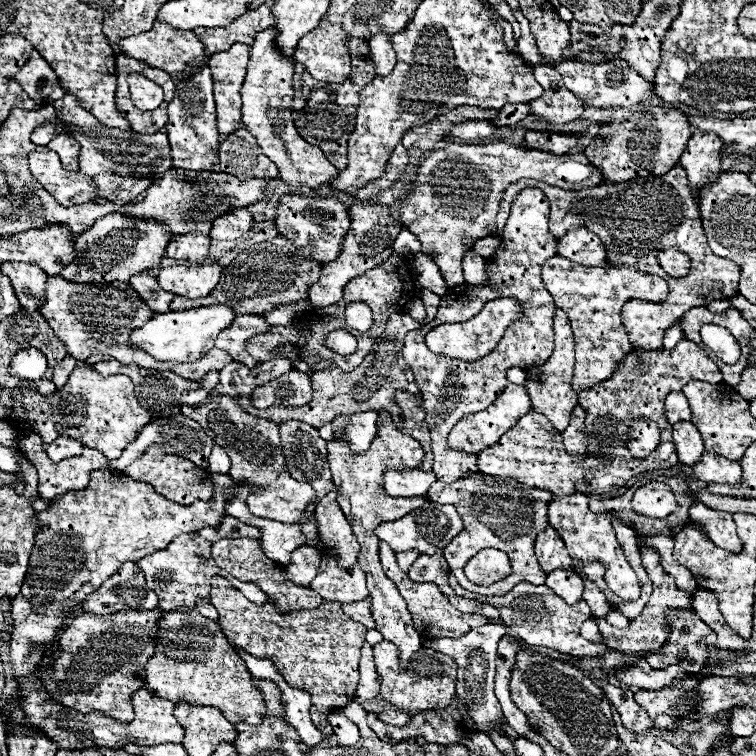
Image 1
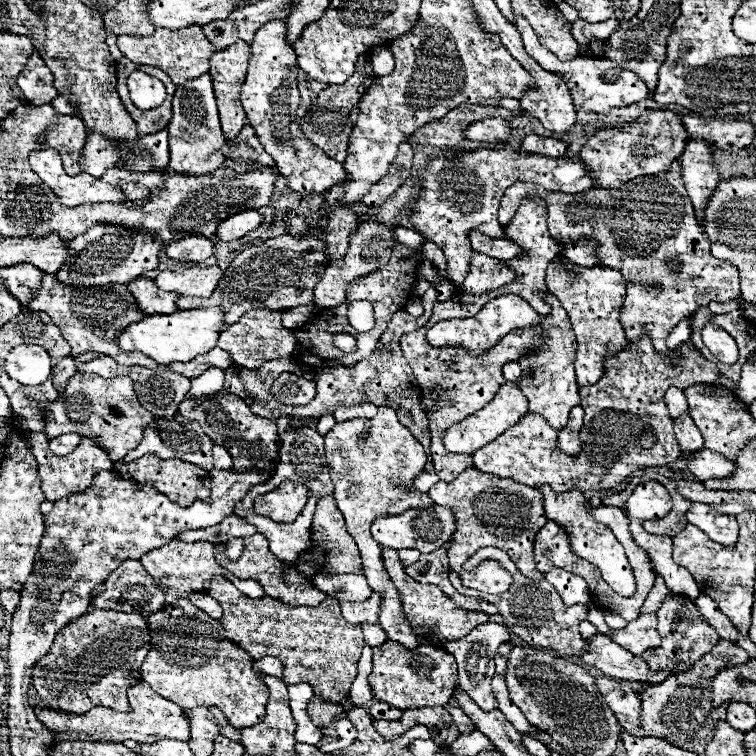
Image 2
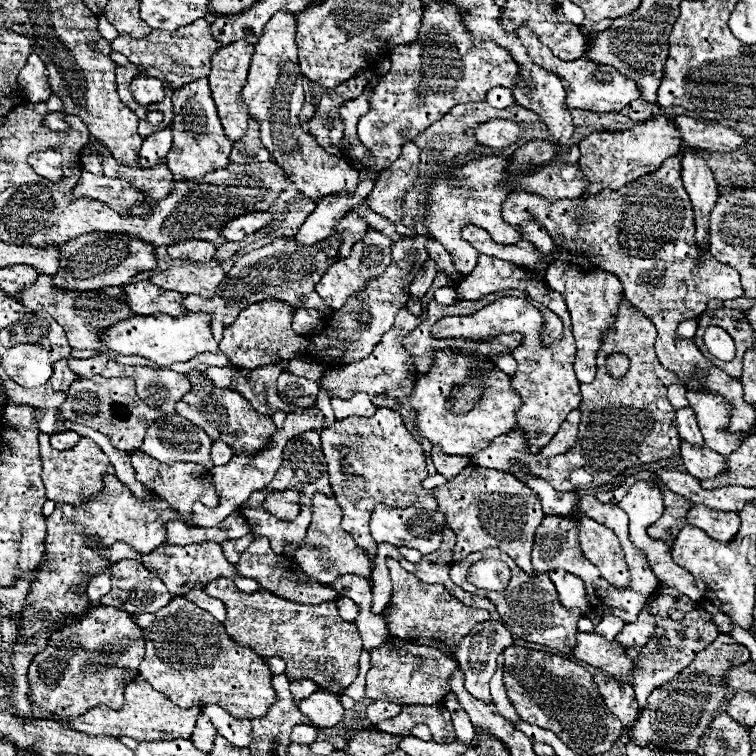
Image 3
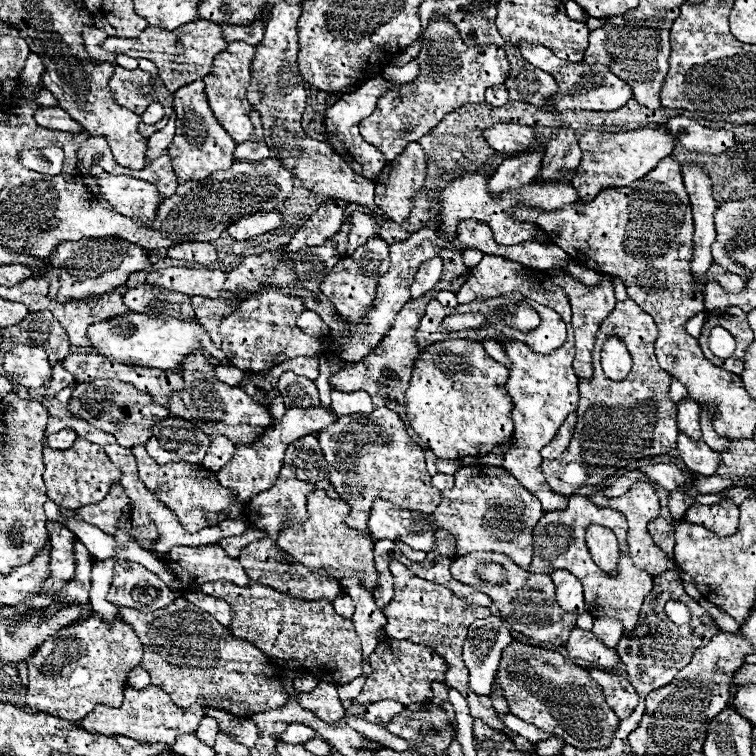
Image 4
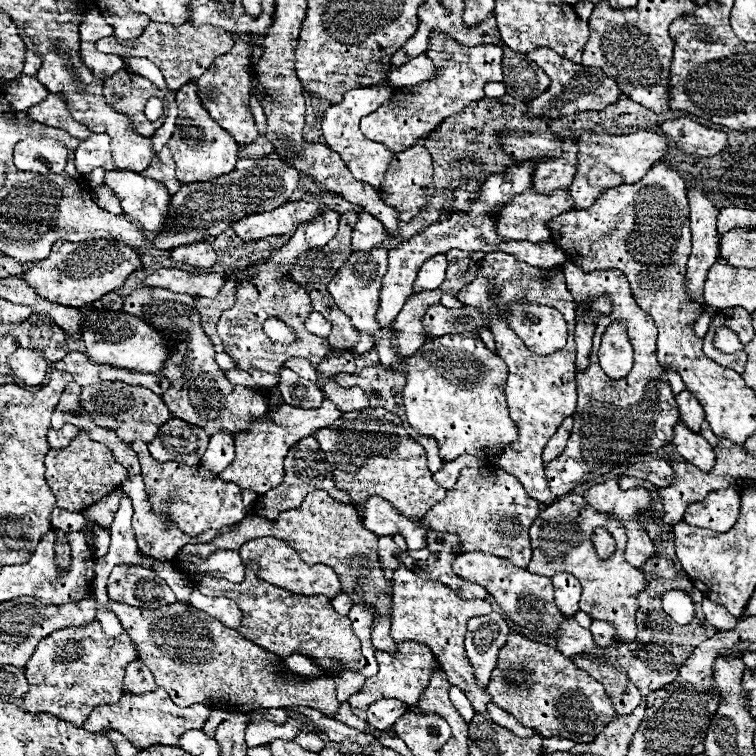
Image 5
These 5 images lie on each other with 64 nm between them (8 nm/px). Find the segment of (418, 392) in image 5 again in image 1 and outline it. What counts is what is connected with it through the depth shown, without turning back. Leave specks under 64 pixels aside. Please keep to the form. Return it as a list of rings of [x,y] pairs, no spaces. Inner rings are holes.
[[[508,384],[506,394],[502,394],[492,406],[488,406],[486,410],[474,412],[474,414],[466,414],[462,420],[458,420],[458,424],[448,434],[448,444],[456,450],[464,450],[464,452],[470,452],[470,454],[480,454],[490,444],[496,444],[500,440],[500,436],[506,432],[506,428],[512,428],[512,424],[518,422],[530,410],[532,410],[532,402],[530,402],[530,396],[528,396],[526,388],[516,386],[516,384]]]

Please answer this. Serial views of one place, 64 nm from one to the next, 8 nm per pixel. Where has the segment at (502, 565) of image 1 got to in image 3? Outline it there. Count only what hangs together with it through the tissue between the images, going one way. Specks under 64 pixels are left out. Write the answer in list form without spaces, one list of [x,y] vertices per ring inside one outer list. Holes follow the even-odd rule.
[[[486,548],[482,552],[474,552],[470,556],[466,556],[466,560],[462,560],[462,564],[454,564],[450,568],[450,578],[454,584],[458,584],[460,588],[464,588],[470,594],[478,594],[484,596],[488,600],[492,600],[496,604],[496,610],[502,614],[502,622],[510,628],[510,632],[514,632],[516,636],[520,636],[526,642],[536,642],[536,644],[544,644],[550,648],[556,648],[560,652],[572,652],[572,648],[576,646],[576,634],[578,634],[578,620],[584,616],[582,610],[578,608],[562,608],[562,604],[556,606],[556,588],[554,584],[550,584],[550,578],[546,574],[542,576],[526,576],[516,564],[514,560],[510,560],[510,556],[506,556],[506,552],[498,550],[498,548]],[[484,558],[496,558],[508,564],[512,578],[506,590],[502,592],[488,592],[488,590],[480,590],[476,586],[472,586],[466,580],[466,572],[470,570],[472,564],[476,564],[478,560]]]

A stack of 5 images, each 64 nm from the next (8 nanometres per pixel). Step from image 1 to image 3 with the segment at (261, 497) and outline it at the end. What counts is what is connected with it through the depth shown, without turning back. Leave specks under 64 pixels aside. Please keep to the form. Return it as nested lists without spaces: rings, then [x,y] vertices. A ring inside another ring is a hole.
[[[192,372],[188,380],[192,382],[192,390],[176,404],[178,416],[198,424],[212,440],[226,442],[234,454],[256,454],[270,444],[270,436],[276,430],[272,418],[254,412],[242,394],[228,388],[210,386],[210,382],[198,372]],[[288,488],[284,492],[274,492],[266,496],[264,500],[264,510],[274,514],[278,520],[294,520],[300,512],[300,492],[296,488]]]

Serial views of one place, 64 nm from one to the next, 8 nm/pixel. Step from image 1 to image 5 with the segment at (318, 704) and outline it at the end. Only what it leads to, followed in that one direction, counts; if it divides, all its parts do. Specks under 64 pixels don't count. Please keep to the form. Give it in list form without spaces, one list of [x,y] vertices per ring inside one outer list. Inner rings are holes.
[[[250,564],[242,584],[234,584],[228,580],[202,580],[196,588],[204,596],[226,596],[234,600],[242,612],[242,624],[236,630],[240,632],[240,636],[262,646],[264,650],[280,658],[286,658],[294,652],[310,656],[314,664],[322,668],[322,676],[330,678],[336,678],[346,670],[358,672],[360,640],[352,632],[350,618],[334,612],[330,598],[326,596],[298,596],[258,580],[258,576],[254,576],[256,568],[256,564]]]

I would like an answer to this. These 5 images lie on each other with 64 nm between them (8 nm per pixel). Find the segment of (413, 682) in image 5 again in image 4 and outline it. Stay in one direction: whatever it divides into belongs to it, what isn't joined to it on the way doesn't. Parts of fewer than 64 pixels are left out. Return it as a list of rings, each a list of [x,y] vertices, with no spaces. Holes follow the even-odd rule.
[[[392,640],[386,644],[378,644],[376,652],[370,654],[372,674],[368,676],[362,694],[354,698],[354,704],[372,704],[380,700],[396,700],[400,704],[422,704],[432,700],[432,684],[444,682],[448,672],[448,662],[442,660],[430,646],[412,644],[406,640]]]

